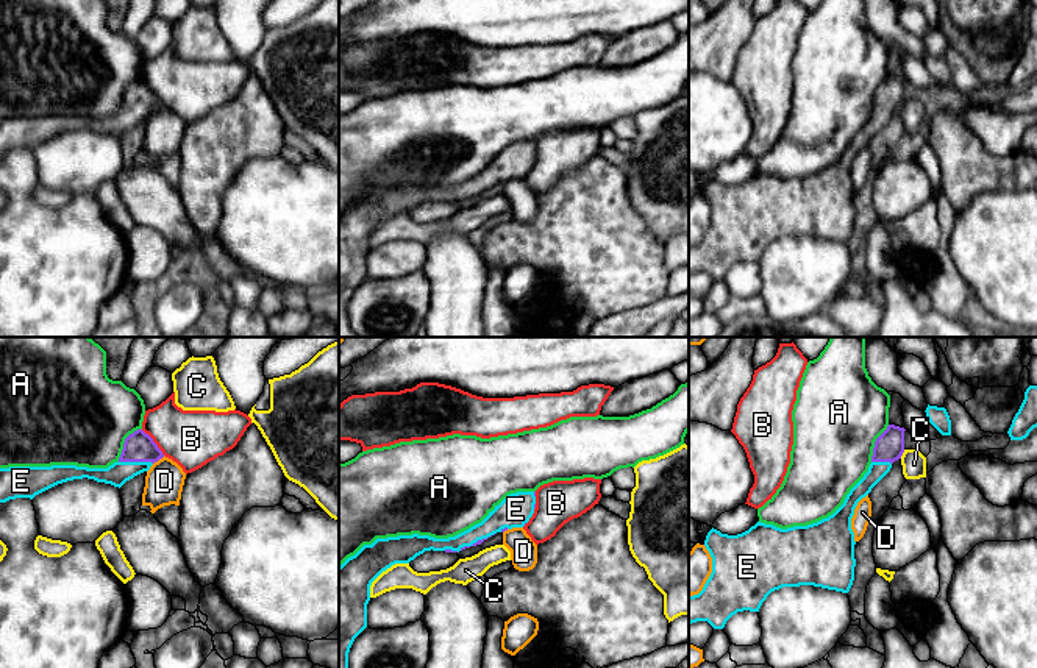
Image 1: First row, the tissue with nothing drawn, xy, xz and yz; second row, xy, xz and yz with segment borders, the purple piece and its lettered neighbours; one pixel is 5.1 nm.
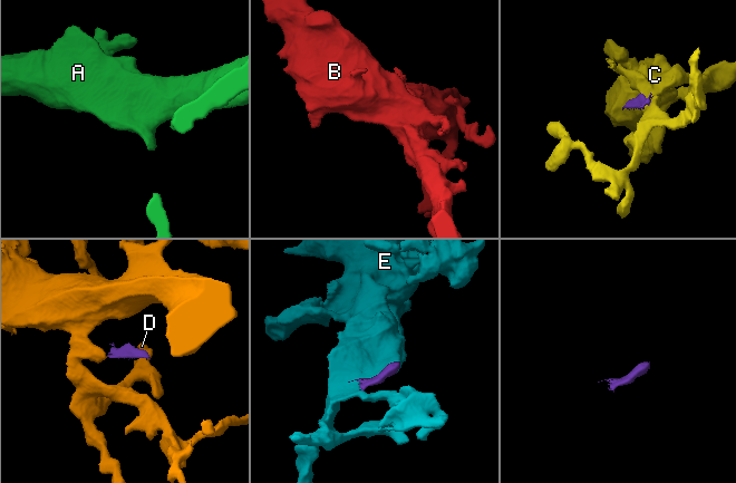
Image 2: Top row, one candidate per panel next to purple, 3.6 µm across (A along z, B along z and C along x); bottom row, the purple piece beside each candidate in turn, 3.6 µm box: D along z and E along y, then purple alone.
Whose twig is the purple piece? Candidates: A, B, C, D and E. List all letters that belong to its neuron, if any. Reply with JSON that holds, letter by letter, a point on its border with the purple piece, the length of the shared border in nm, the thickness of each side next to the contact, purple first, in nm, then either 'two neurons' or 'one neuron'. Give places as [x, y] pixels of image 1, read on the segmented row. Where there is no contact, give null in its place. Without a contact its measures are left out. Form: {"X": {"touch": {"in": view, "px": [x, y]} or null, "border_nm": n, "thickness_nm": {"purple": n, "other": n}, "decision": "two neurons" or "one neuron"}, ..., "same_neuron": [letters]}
{"A": {"touch": {"in": "xy", "px": [125, 442]}, "border_nm": 220, "thickness_nm": {"purple": 160, "other": 480}, "decision": "two neurons"}, "B": {"touch": {"in": "xy", "px": [153, 442]}, "border_nm": 180, "thickness_nm": {"purple": 160, "other": 280}, "decision": "two neurons"}, "C": {"touch": {"in": "yz", "px": [901, 454]}, "border_nm": 50, "thickness_nm": {"purple": 160, "other": 130}, "decision": "two neurons"}, "D": {"touch": {"in": "xy", "px": [158, 459]}, "border_nm": 80, "thickness_nm": {"purple": 160, "other": 200}, "decision": "two neurons"}, "E": {"touch": {"in": "xy", "px": [136, 461]}, "border_nm": 180, "thickness_nm": {"purple": 160, "other": 120}, "decision": "one neuron"}, "same_neuron": ["E"]}

